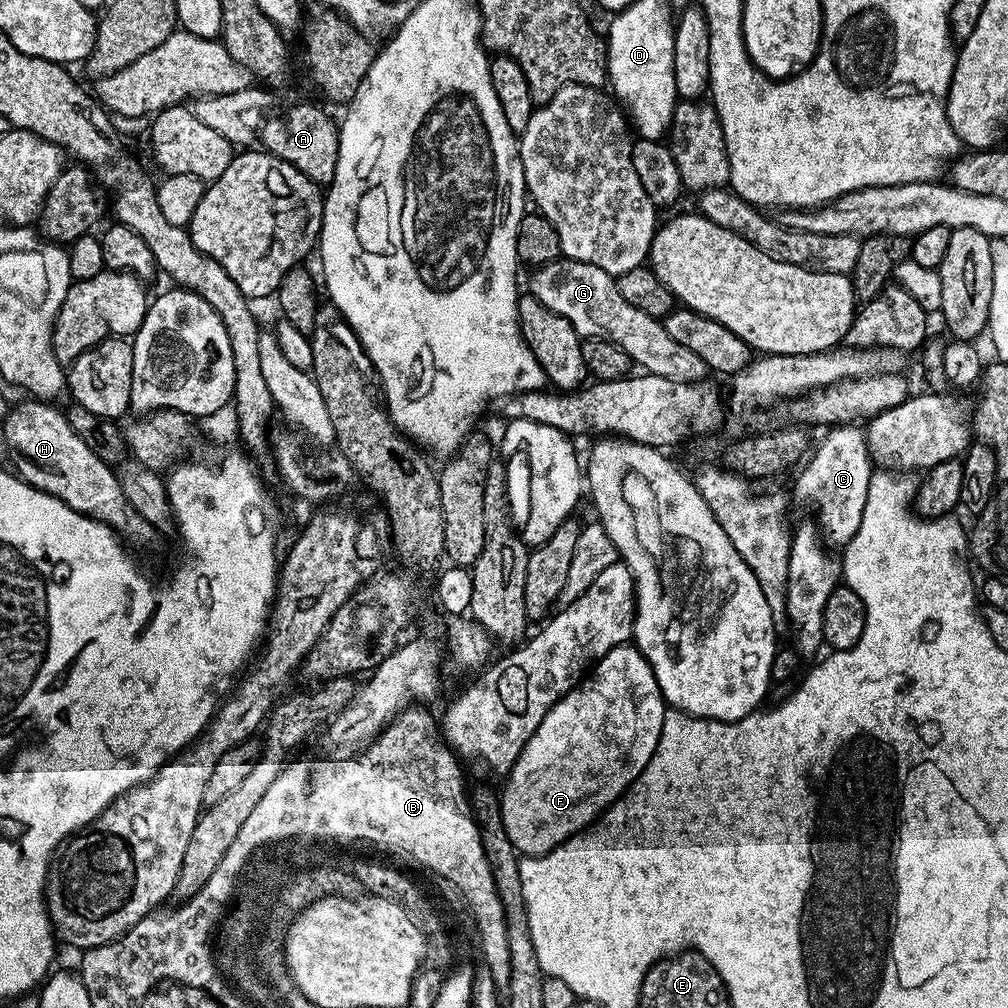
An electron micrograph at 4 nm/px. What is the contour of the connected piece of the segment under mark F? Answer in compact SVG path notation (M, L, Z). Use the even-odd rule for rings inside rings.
M631 643L619 644L595 661L590 674L570 689L550 709L546 718L542 718L538 730L534 730L530 742L526 742L522 754L516 759L508 789L504 796L502 792L499 797L500 816L504 820L504 827L514 830L517 853L522 856L543 856L589 827L608 805L619 800L654 754L665 711L666 701L654 670L639 648Z

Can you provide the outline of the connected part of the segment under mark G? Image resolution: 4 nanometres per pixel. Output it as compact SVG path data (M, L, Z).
M561 258L539 265L533 272L536 273L529 278L527 291L542 302L542 306L554 310L554 314L562 314L581 338L597 336L619 344L633 365L641 364L645 373L661 375L662 378L703 381L709 375L706 362L702 362L698 354L686 350L686 346L674 342L657 317L642 314L638 306L630 306L630 302L622 298L616 285L617 277L606 270L590 262Z

